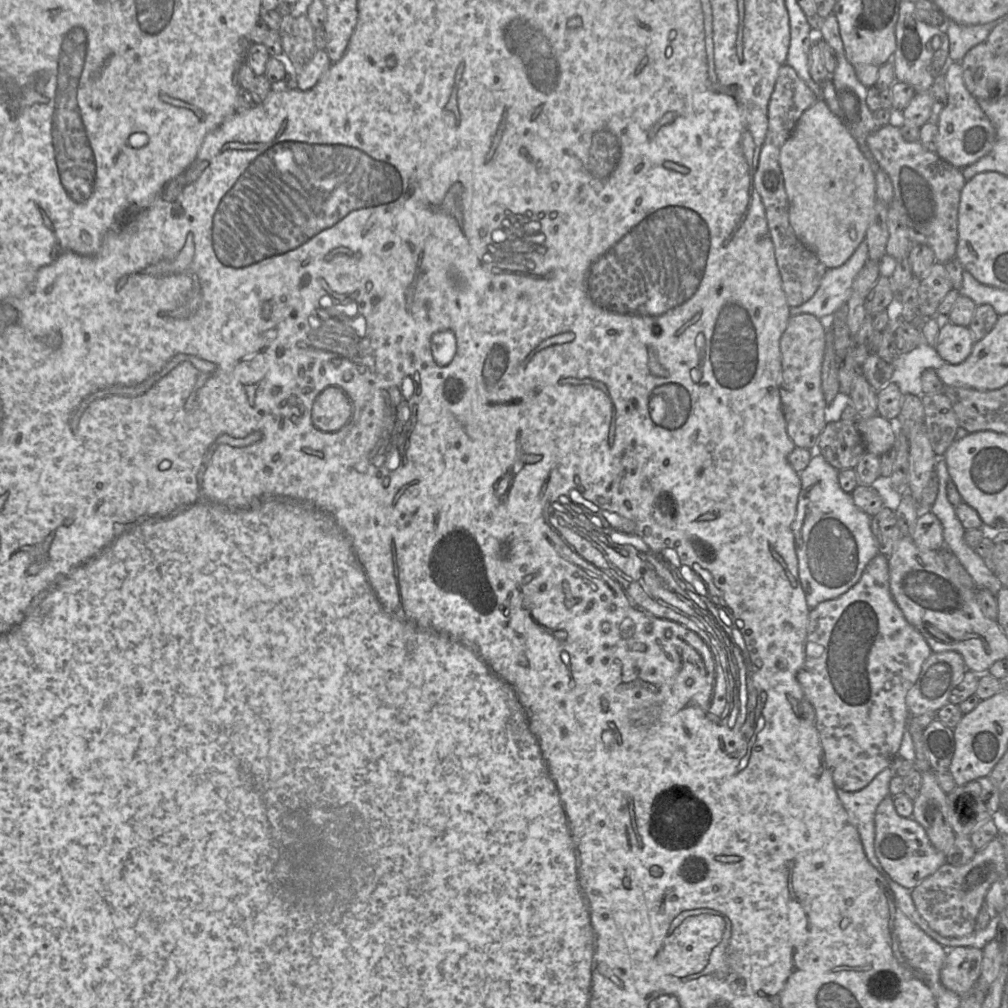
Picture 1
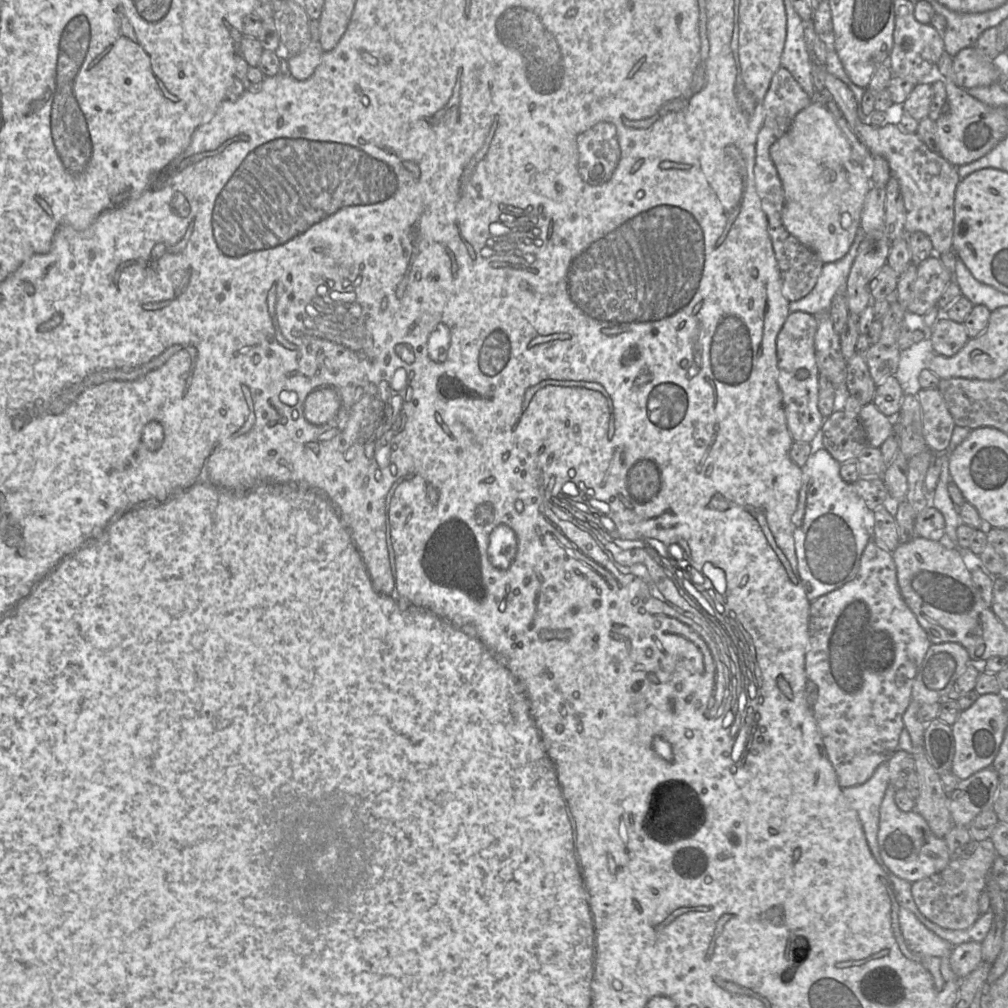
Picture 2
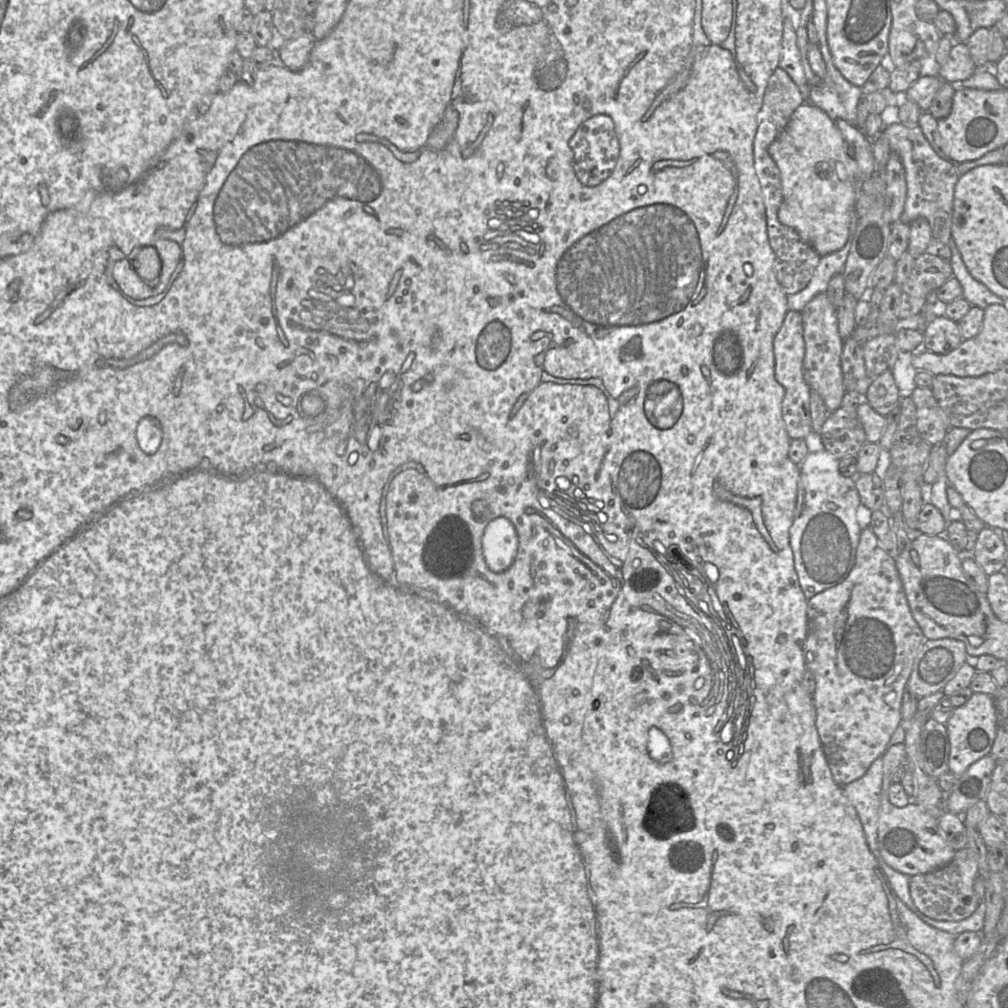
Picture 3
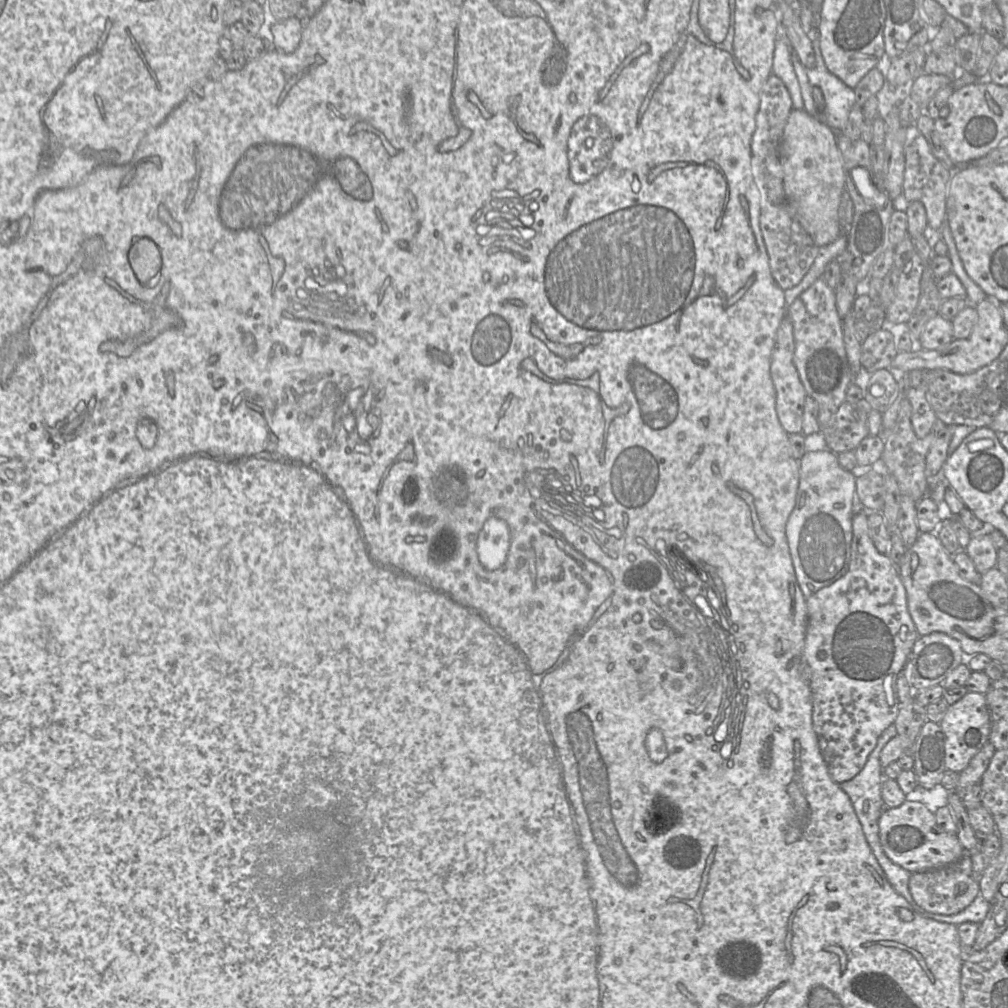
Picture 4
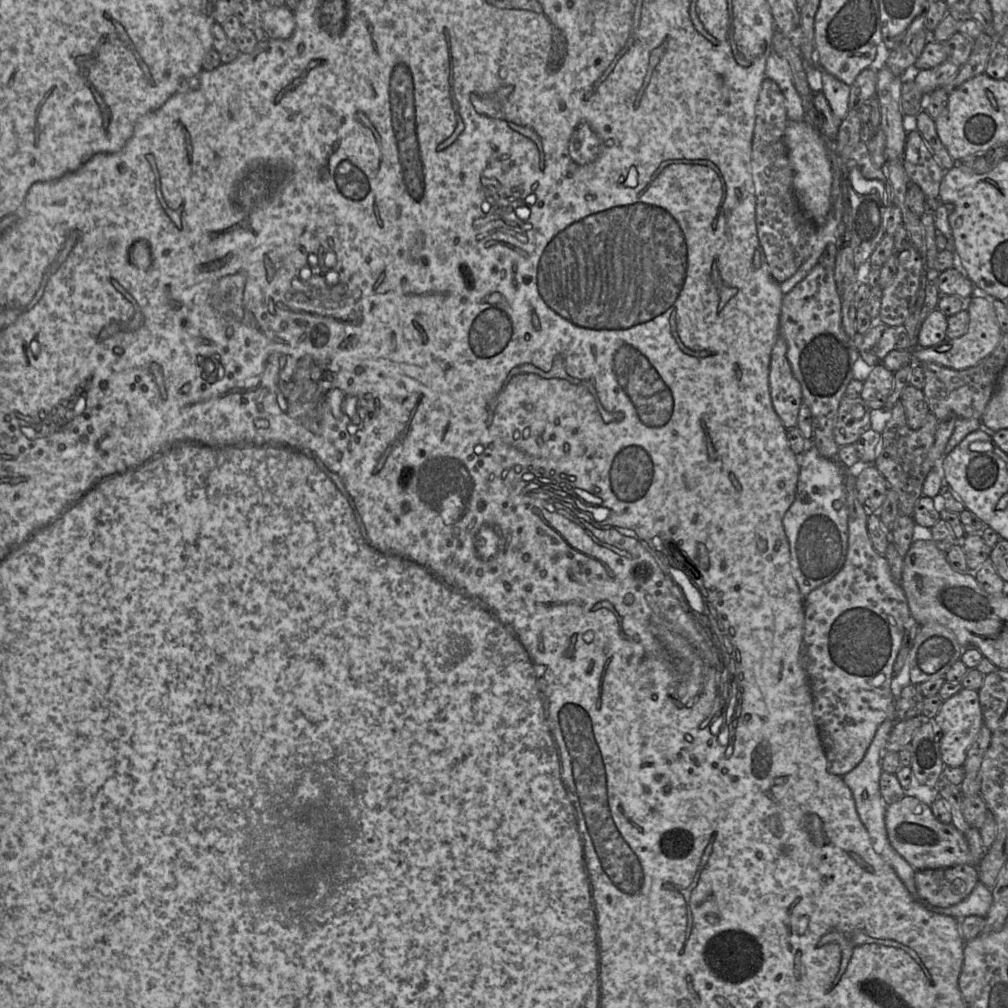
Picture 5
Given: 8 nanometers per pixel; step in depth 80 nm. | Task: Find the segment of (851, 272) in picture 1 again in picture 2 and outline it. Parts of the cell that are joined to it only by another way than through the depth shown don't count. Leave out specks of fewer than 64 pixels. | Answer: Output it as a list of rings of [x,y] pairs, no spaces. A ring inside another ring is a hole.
[[[860,226],[846,255],[837,261],[823,265],[821,274],[813,290],[805,297],[789,302],[790,312],[803,311],[810,314],[829,313],[833,297],[847,283],[851,266],[864,234]]]

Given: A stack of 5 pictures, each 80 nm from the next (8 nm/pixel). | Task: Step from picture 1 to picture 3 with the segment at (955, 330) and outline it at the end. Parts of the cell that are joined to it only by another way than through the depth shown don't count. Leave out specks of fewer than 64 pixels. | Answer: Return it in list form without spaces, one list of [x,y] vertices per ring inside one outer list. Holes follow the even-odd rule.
[[[943,314],[929,322],[923,334],[925,349],[936,354],[948,354],[963,342],[958,323]]]

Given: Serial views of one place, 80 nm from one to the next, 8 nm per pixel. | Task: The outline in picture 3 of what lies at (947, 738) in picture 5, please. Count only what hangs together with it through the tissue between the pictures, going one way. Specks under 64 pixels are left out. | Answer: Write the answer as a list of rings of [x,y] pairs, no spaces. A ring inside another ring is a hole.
[[[974,692],[965,704],[954,709],[946,728],[950,742],[949,770],[960,776],[970,765],[991,752],[997,733],[997,711],[993,695]]]

